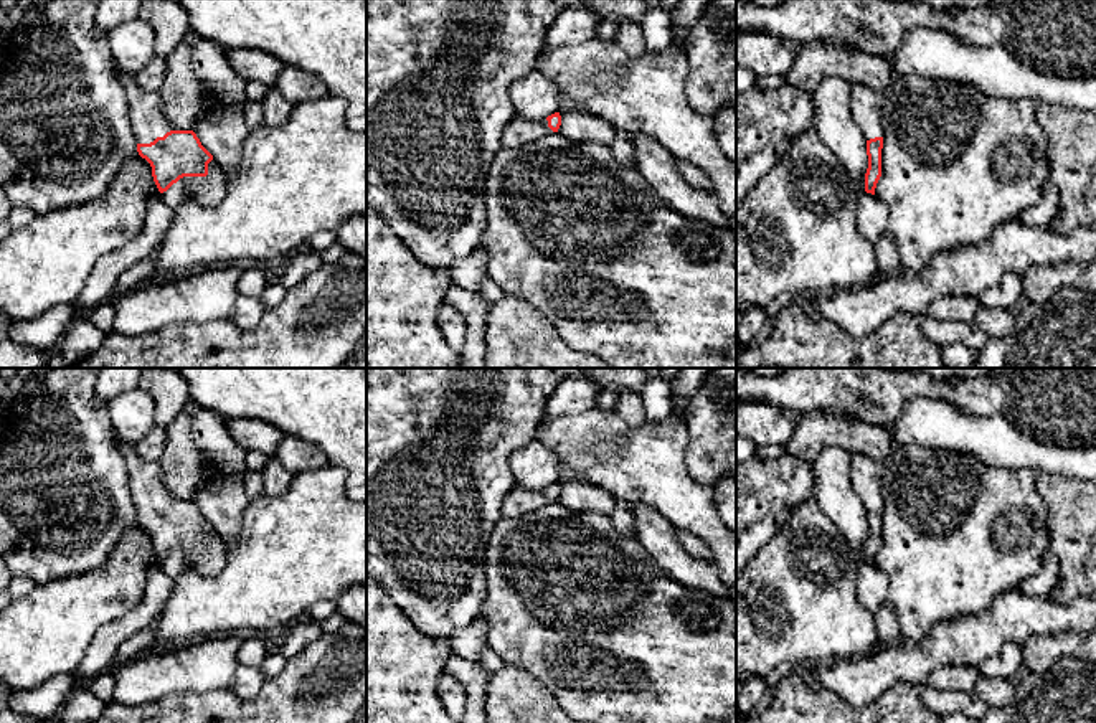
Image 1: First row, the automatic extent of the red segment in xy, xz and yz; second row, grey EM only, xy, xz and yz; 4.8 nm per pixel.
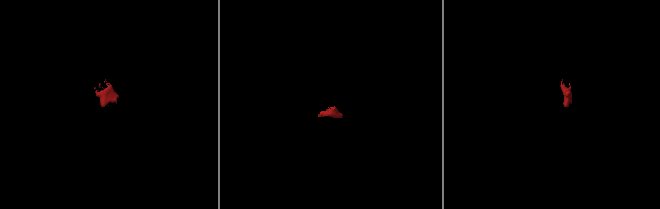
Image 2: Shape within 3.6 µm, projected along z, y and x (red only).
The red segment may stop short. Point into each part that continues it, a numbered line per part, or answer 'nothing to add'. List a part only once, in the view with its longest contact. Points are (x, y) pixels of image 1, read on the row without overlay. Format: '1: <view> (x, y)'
1: xy (147, 489)
2: xy (208, 560)

